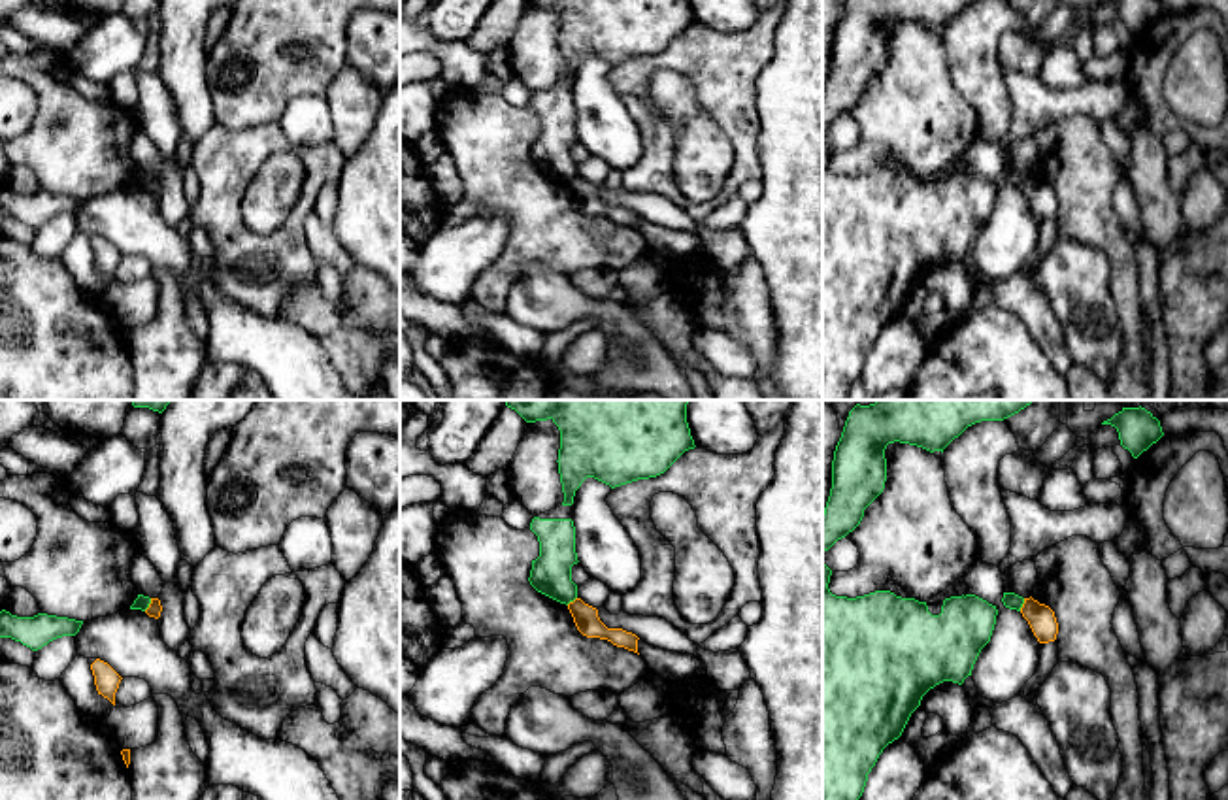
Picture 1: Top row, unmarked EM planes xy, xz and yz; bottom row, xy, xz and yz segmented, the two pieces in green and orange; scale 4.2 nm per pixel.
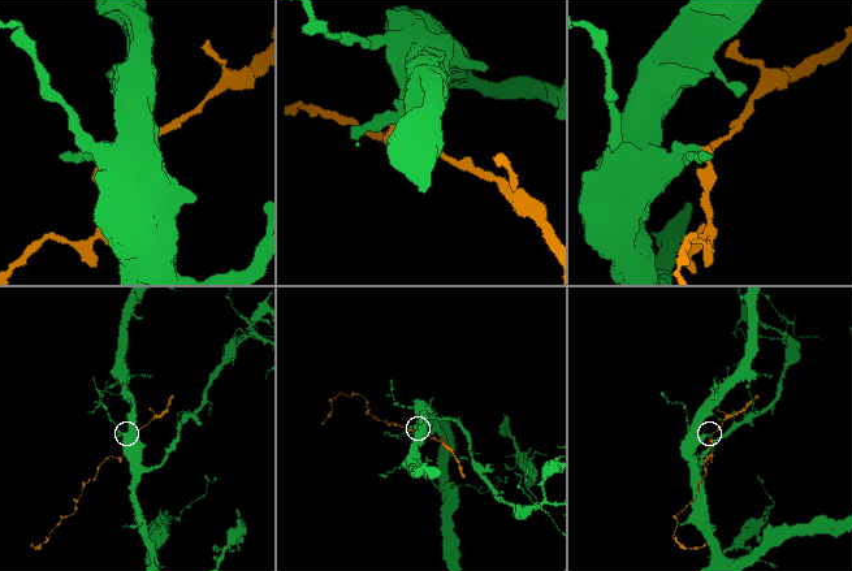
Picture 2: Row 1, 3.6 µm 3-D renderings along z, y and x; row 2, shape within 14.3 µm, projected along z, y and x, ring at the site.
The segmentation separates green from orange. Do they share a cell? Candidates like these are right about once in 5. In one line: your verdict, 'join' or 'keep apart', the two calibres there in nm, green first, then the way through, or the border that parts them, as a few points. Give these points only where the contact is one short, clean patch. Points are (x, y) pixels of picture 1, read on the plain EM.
keep apart; calibres 70 and 60 nm; border xy (151, 176), (144, 187)

